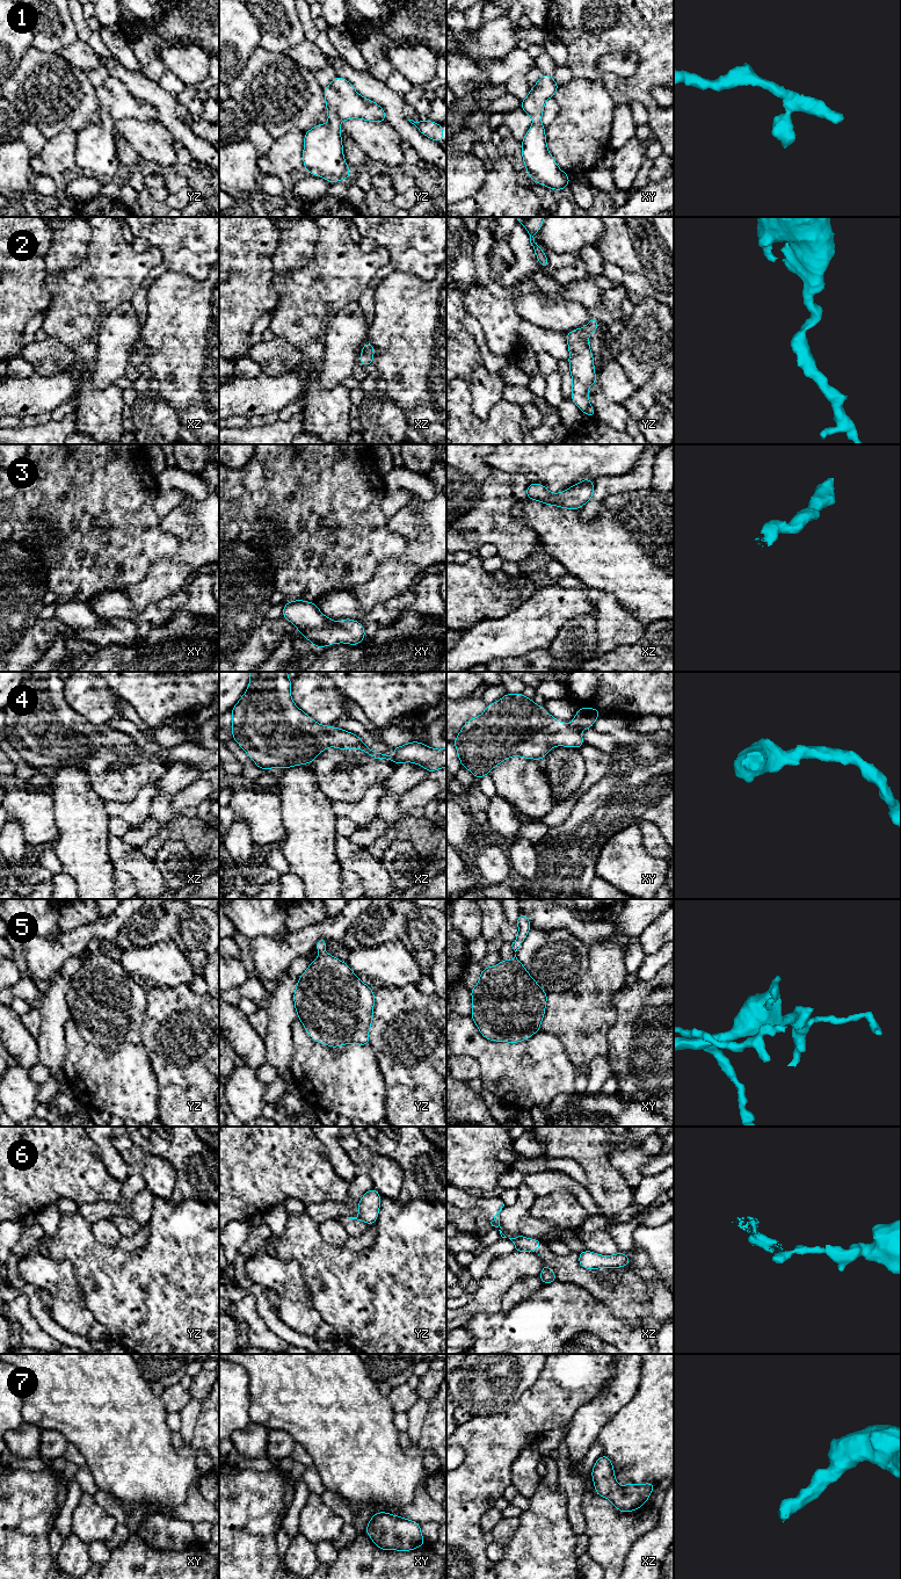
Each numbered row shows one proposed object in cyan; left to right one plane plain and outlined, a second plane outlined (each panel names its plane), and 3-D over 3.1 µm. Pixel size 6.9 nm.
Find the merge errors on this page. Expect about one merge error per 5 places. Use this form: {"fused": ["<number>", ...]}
{"fused": ["6"]}

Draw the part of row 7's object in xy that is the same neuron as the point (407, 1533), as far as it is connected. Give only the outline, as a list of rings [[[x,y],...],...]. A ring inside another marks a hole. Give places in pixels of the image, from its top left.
[[[386,1512],[372,1515],[365,1534],[382,1550],[410,1551],[426,1544],[420,1523]]]

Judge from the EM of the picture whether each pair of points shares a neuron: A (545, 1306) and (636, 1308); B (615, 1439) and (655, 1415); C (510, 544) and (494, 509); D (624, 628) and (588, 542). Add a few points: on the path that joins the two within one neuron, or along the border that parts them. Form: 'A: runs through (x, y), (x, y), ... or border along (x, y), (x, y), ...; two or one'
A: border along (587, 1289), (615, 1316), (629, 1324); two
B: runs through (625, 1439), (632, 1439), (645, 1426); one
C: runs through (508, 536), (494, 522), (494, 518); one
D: border along (595, 594), (611, 593), (629, 611); two

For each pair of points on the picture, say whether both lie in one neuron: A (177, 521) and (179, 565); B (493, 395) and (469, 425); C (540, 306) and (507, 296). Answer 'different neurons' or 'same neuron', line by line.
A: same neuron
B: different neurons
C: different neurons

